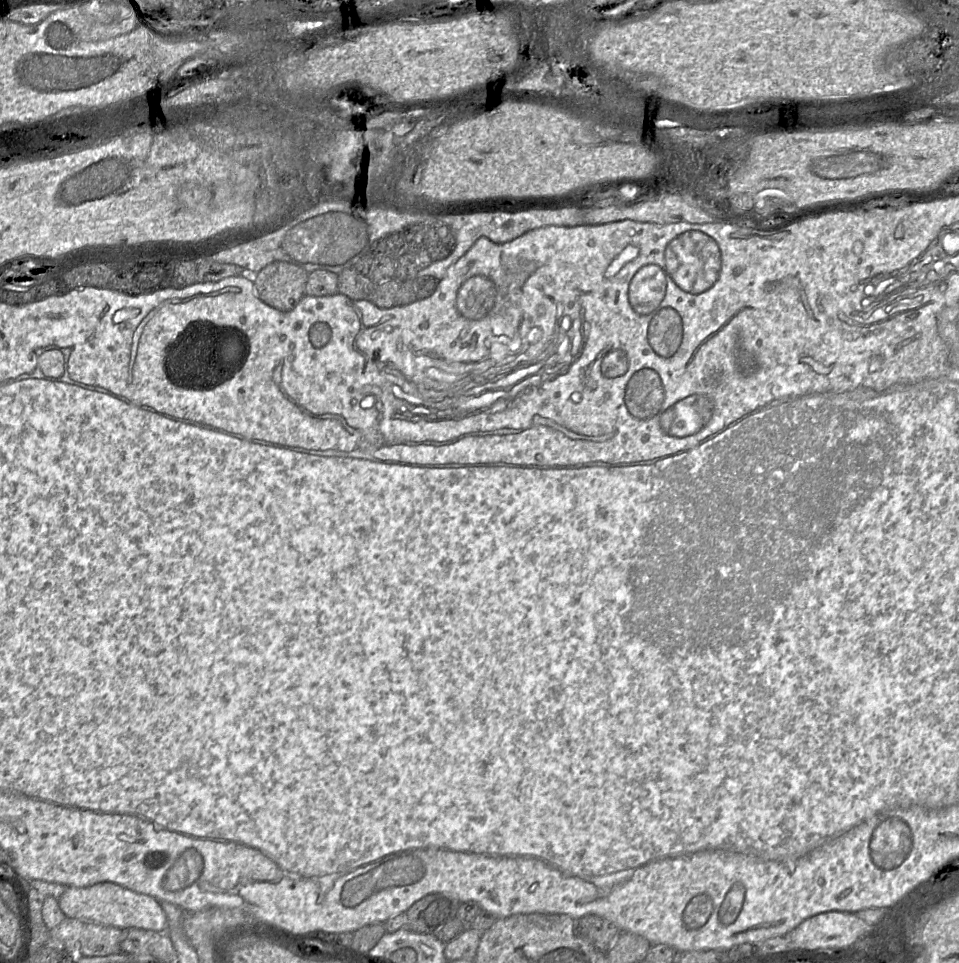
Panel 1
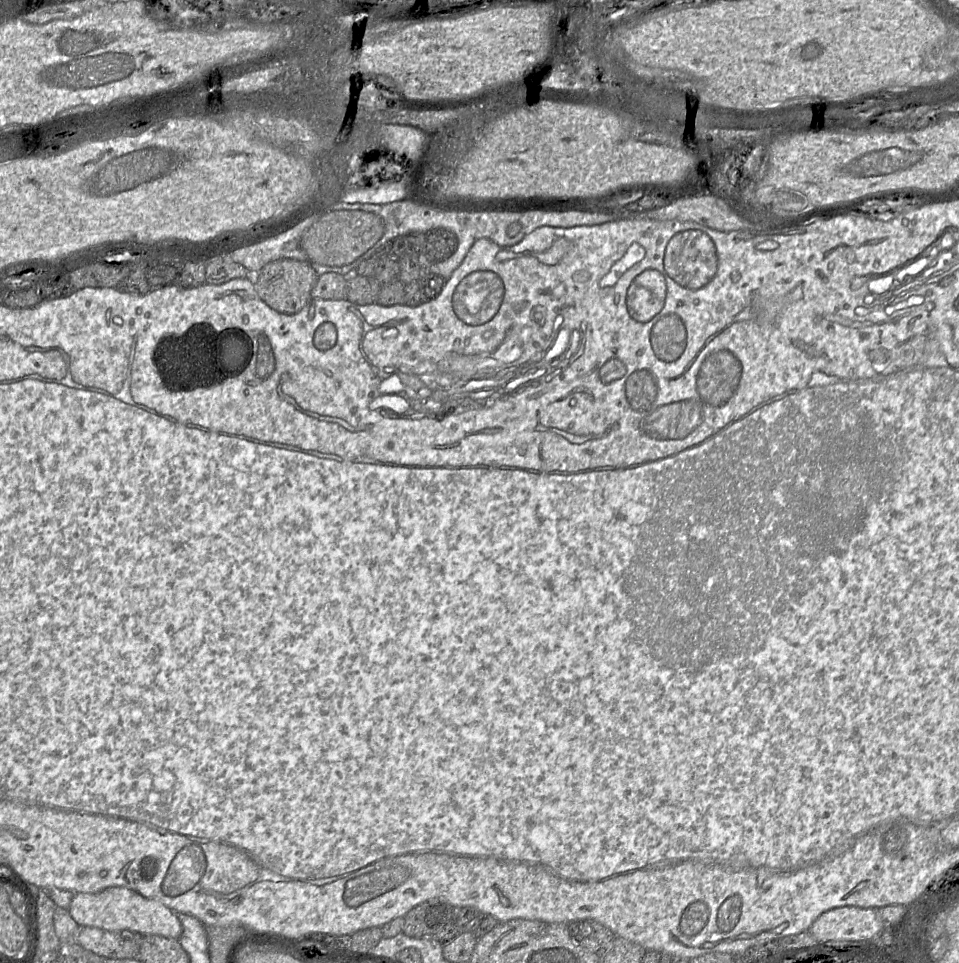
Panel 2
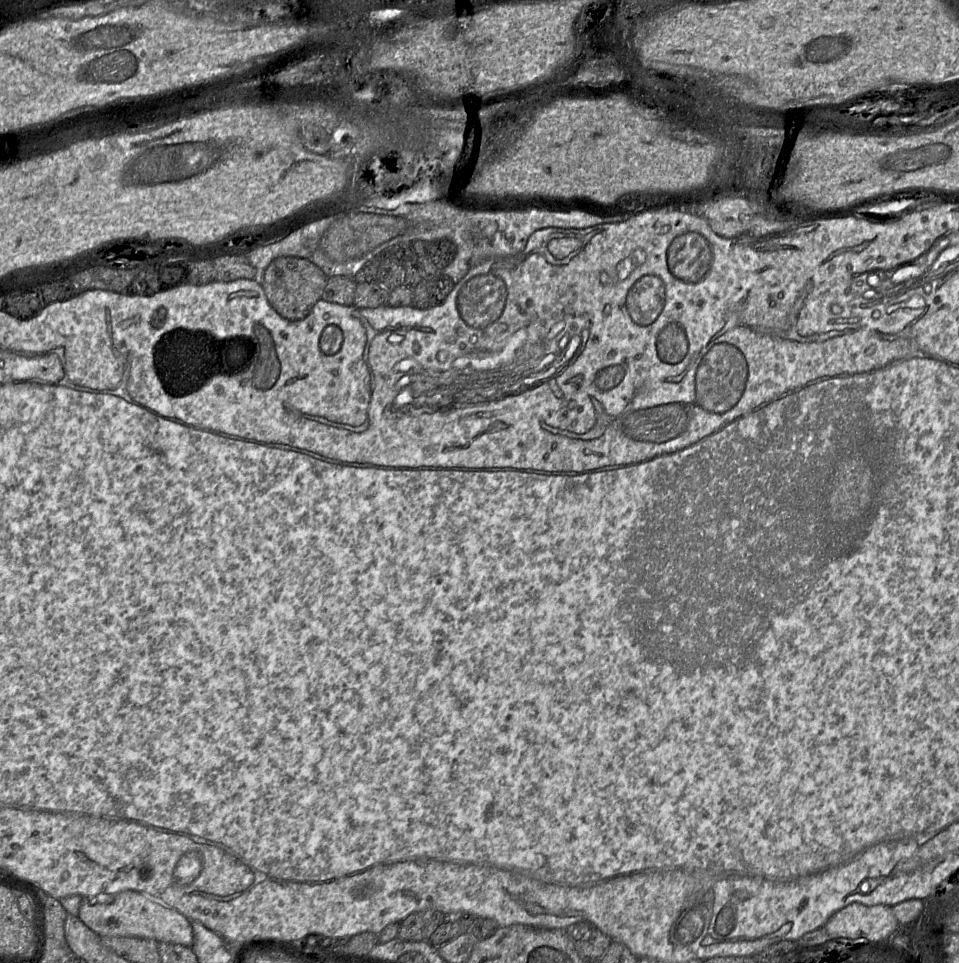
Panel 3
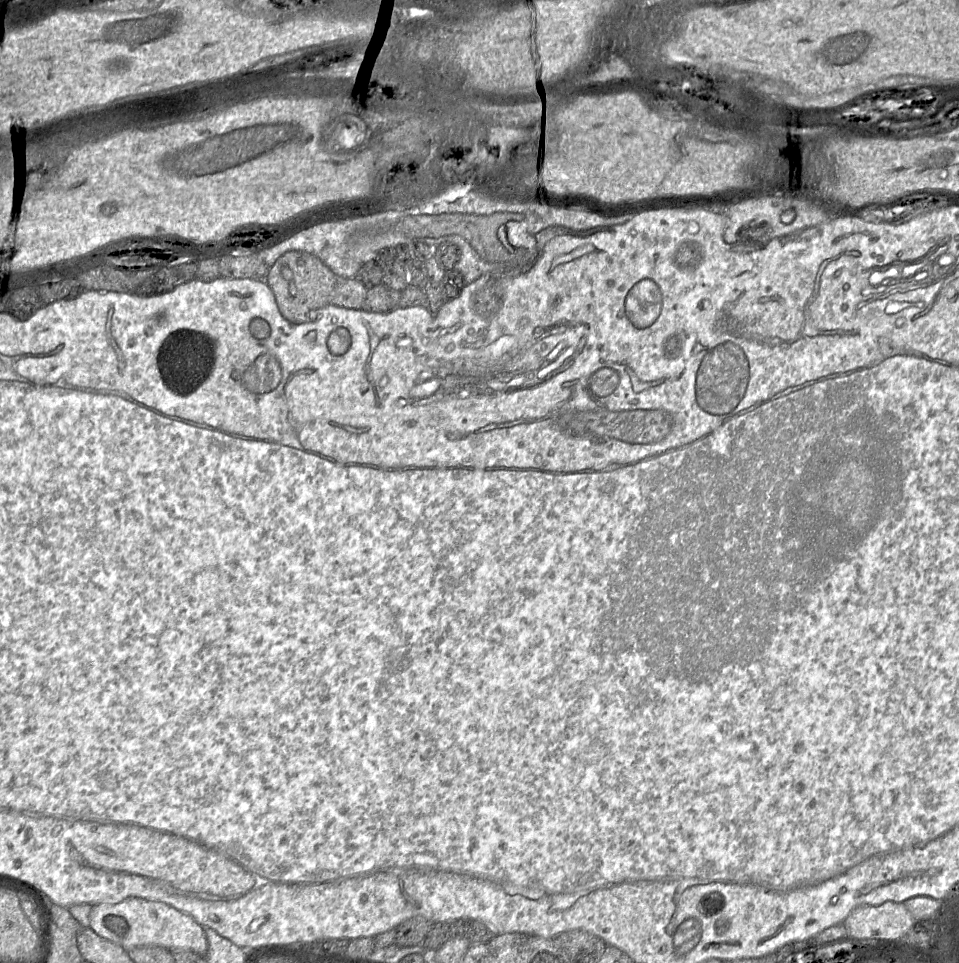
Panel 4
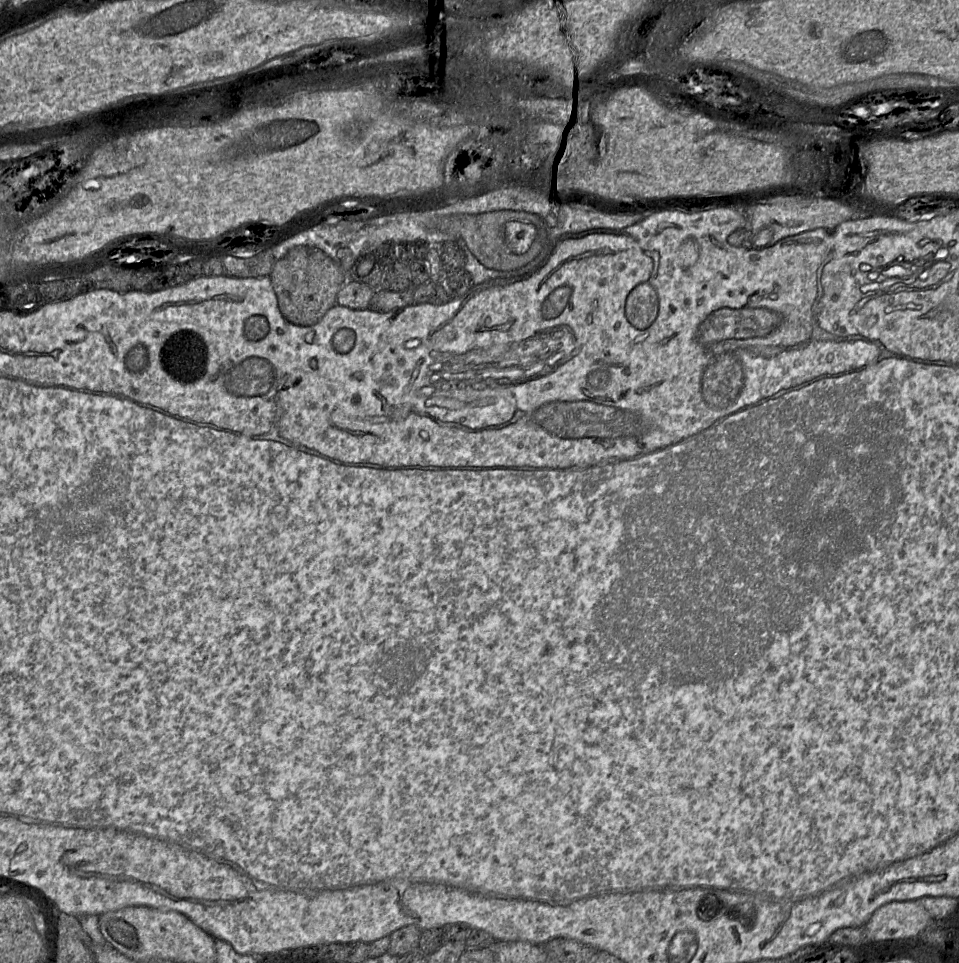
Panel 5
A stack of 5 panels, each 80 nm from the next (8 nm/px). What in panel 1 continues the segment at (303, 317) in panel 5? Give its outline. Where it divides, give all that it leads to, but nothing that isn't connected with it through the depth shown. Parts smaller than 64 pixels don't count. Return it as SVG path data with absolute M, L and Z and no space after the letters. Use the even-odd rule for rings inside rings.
M274 261L257 273L254 285L263 302L281 312L289 312L306 295L308 274L296 264Z

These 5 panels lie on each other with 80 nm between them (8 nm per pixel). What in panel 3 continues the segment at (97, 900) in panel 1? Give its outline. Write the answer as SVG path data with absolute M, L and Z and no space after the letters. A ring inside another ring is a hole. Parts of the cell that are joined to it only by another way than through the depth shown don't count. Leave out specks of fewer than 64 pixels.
M127 890L118 893L112 902L97 902L82 898L78 918L99 936L131 936L191 947L191 921L178 911L151 896Z

